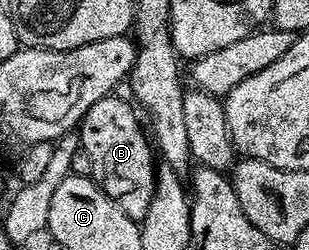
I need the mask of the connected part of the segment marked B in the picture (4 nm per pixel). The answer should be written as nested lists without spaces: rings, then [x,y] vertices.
[[[108,94],[90,106],[78,124],[78,143],[83,151],[90,153],[91,178],[113,199],[118,209],[126,213],[126,217],[142,221],[154,197],[158,159],[149,136],[147,139],[140,128],[137,108],[131,102],[128,104],[126,100],[115,97],[115,94]]]

